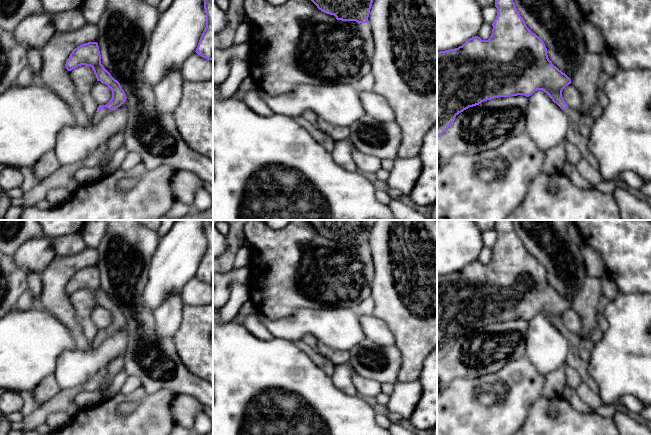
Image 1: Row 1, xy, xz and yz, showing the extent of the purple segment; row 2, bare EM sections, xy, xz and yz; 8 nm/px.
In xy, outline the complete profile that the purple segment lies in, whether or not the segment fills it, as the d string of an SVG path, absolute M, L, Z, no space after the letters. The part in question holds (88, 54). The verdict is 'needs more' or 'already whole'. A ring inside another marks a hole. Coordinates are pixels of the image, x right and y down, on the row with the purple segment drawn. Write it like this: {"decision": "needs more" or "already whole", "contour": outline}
{"decision": "needs more", "contour": "M88 42L75 48L66 61L65 67L68 71L78 66L90 66L96 78L107 85L112 91L112 98L106 105L99 105L92 117L94 124L99 123L107 114L120 107L127 97L120 83L101 64L101 55L97 42Z"}

